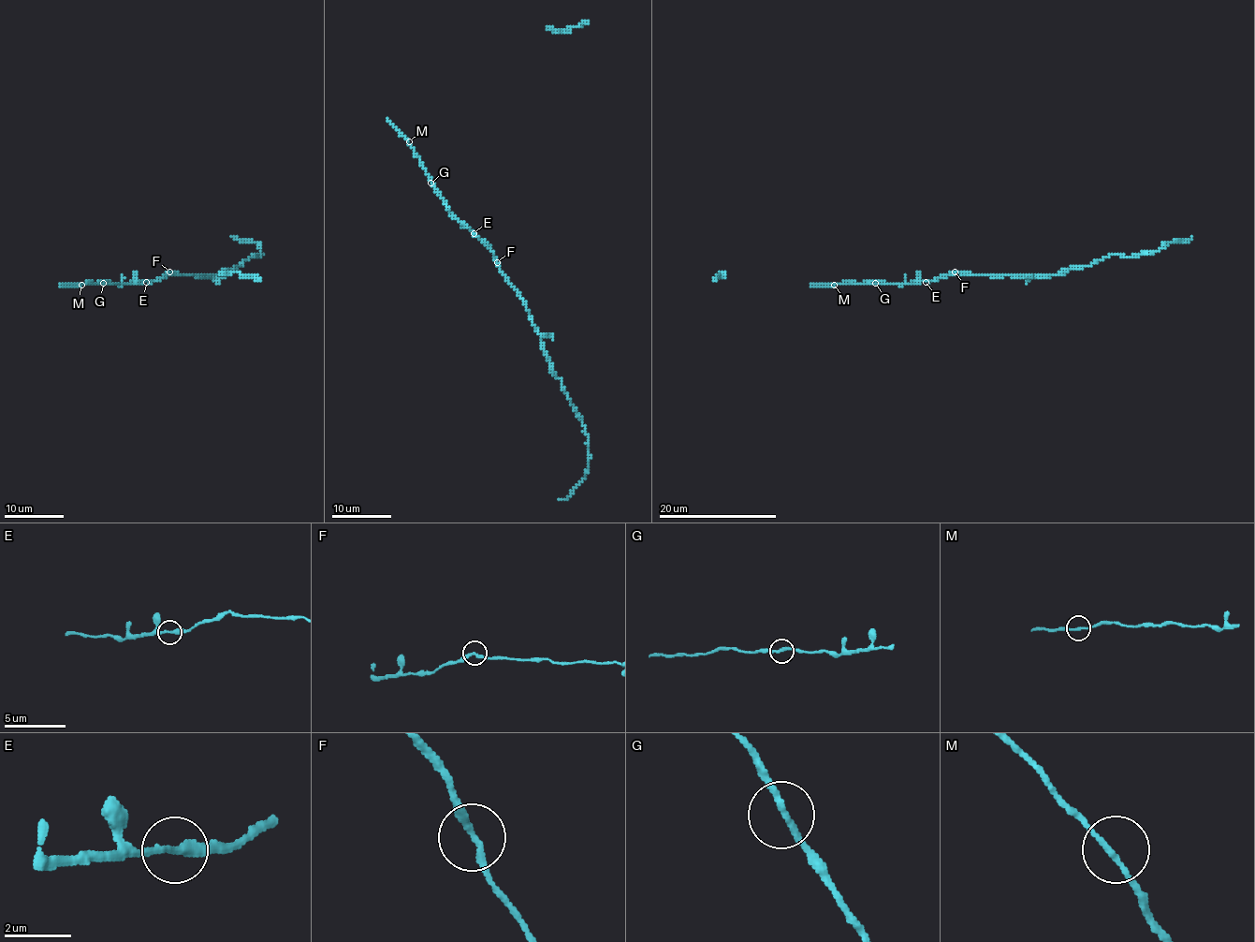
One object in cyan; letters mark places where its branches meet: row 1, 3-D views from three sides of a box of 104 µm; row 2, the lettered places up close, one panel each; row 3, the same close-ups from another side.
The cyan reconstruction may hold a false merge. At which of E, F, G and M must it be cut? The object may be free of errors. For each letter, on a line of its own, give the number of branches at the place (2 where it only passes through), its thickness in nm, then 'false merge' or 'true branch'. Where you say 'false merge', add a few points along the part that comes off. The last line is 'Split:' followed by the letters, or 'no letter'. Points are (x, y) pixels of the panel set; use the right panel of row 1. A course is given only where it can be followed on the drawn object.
E: branches 2; calibre 240 nm; true branch
F: branches 2; calibre 240 nm; true branch
G: branches 2; calibre 200 nm; true branch
M: branches 2; calibre 170 nm; true branch
Split: no letter

